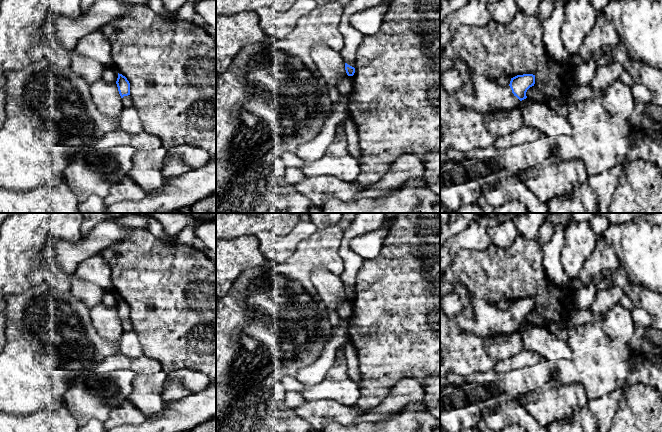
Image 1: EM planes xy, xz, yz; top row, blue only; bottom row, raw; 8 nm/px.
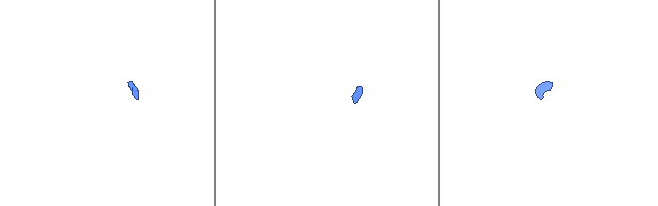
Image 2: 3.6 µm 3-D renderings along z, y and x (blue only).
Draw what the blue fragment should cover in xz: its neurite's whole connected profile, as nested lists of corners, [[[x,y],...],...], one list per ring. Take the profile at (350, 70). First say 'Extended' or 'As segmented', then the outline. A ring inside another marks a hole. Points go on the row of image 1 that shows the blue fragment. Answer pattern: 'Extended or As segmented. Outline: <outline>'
Extended. Outline: [[[350,0],[344,7],[338,29],[344,38],[344,47],[340,52],[348,76],[355,73],[355,60],[357,50],[364,39],[362,32],[354,28],[350,23],[352,14],[377,6],[382,0]]]

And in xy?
Extended. Outline: [[[118,73],[116,81],[119,94],[122,98],[122,104],[124,108],[132,106],[132,98],[130,96],[130,83],[125,76]]]

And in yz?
Extended. Outline: [[[457,69],[447,70],[440,75],[443,89],[454,96],[463,109],[481,113],[502,112],[517,108],[519,102],[527,98],[527,90],[535,84],[535,75],[517,75],[511,78],[508,86],[498,85],[475,73],[471,80],[474,92],[467,94]]]

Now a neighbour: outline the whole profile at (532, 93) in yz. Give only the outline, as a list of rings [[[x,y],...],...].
[[[534,86],[530,87],[527,92],[526,96],[528,99],[536,100],[536,101],[546,101],[546,96],[538,91]]]

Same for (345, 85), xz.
[[[346,75],[339,82],[339,85],[338,85],[338,88],[337,88],[338,89],[338,92],[341,95],[348,96],[349,93],[351,92],[352,85],[353,85],[353,76]]]

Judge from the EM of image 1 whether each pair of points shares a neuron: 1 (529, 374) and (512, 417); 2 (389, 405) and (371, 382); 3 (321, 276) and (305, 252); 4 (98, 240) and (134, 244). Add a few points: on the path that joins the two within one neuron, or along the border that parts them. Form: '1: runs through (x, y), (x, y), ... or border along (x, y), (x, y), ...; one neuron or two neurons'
1: border along (518, 401), (502, 401), (495, 408); two neurons
2: border along (399, 380), (388, 394), (369, 410); two neurons
3: border along (310, 272), (315, 268), (326, 268), (338, 276); two neurons
4: border along (131, 229), (124, 238), (108, 246), (99, 254); two neurons

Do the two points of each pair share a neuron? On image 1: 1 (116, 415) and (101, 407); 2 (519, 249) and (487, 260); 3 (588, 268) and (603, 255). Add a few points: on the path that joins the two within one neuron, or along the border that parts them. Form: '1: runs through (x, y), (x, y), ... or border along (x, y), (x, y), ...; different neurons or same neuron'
1: border along (126, 398), (111, 410), (110, 415), (104, 421); different neurons
2: runs through (511, 253), (504, 260), (495, 260); same neuron
3: runs through (592, 266), (599, 259); same neuron

